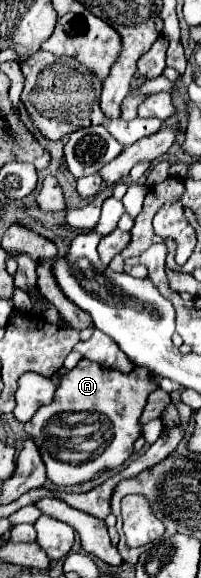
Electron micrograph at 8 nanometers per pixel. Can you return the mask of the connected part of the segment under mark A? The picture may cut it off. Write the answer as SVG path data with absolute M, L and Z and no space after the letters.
M85 358L79 360L73 370L61 376L53 402L41 406L25 424L25 432L39 446L39 452L47 466L47 478L55 486L73 486L91 478L93 470L87 464L91 452L87 452L85 446L85 440L89 440L89 436L93 434L89 426L95 426L95 472L99 472L101 468L115 470L133 454L133 442L141 436L139 418L145 408L147 396L159 388L159 384L151 380L151 376L153 372L149 368L135 366L133 372L125 374Z

